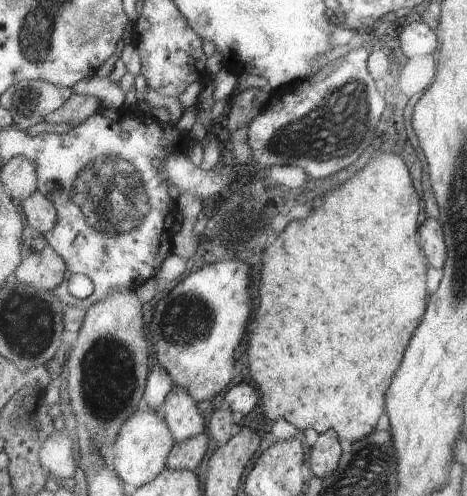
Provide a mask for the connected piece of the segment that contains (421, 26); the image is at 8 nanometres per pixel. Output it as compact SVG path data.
M417 20L413 22L403 34L401 34L401 44L403 44L403 52L413 58L413 56L427 56L433 54L439 46L439 40L435 36L435 30L431 30L429 24Z

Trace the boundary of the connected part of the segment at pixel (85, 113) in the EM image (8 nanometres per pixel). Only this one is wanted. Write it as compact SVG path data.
M73 94L71 100L65 102L55 114L49 114L45 122L49 126L67 126L67 128L77 128L85 120L91 120L97 112L101 112L103 102L95 96L83 96L83 94Z

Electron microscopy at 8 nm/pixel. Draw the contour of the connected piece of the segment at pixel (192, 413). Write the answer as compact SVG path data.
M175 388L167 398L165 424L171 430L175 446L209 432L203 414L199 412L195 400L189 396L191 396L189 390Z

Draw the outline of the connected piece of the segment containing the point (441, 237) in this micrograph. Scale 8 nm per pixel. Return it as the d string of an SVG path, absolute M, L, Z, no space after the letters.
M427 218L425 224L419 228L419 236L423 238L427 264L445 270L449 260L449 246L447 246L447 234L443 222L437 222L435 218Z

